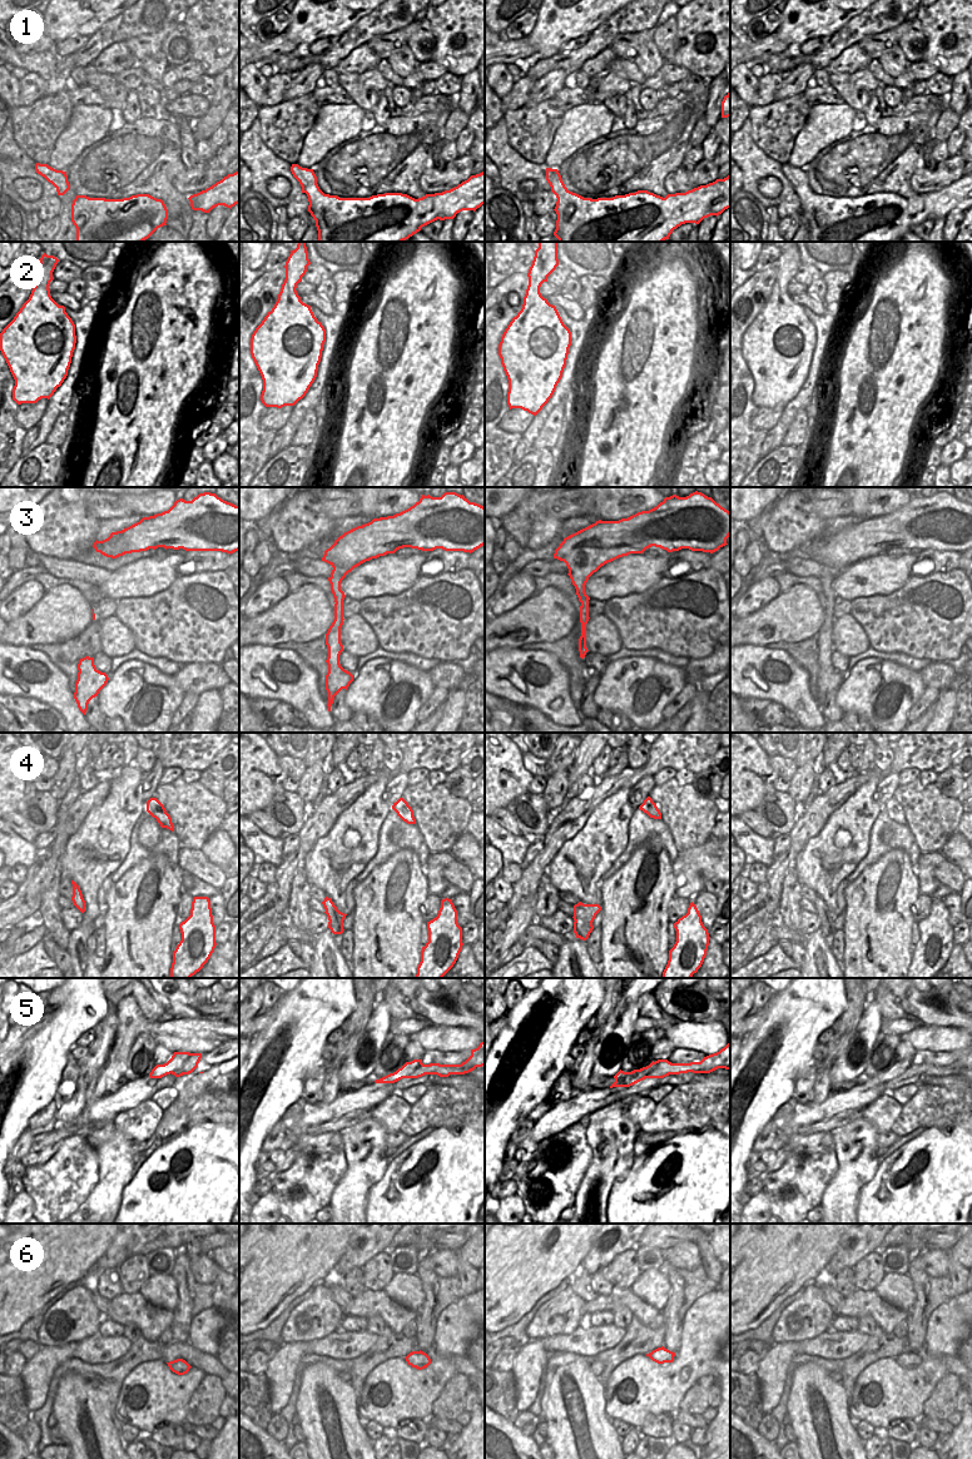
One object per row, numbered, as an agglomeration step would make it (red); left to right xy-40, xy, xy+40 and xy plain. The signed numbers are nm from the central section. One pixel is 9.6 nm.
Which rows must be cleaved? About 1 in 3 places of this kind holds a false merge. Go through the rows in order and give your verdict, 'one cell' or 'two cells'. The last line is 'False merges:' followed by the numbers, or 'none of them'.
1: one cell
2: one cell
3: one cell
4: two cells
5: two cells
6: one cell
False merges: 4, 5

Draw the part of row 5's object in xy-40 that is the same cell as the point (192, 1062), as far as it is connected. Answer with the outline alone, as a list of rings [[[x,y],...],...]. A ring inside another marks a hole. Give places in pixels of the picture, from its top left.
[[[192,1053],[184,1066],[180,1070],[173,1072],[172,1075],[174,1075],[175,1077],[180,1077],[183,1075],[192,1073],[198,1067],[200,1058],[202,1053]]]

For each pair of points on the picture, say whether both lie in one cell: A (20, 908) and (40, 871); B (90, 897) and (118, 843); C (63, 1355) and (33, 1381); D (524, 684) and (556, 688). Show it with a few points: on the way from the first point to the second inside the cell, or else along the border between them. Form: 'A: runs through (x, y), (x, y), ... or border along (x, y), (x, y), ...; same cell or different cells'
A: runs through (28, 899), (35, 881); same cell
B: runs through (89, 874), (78, 848), (82, 844), (95, 844); same cell
C: runs through (55, 1359), (40, 1374); same cell
D: runs through (531, 685), (535, 688), (549, 688); same cell

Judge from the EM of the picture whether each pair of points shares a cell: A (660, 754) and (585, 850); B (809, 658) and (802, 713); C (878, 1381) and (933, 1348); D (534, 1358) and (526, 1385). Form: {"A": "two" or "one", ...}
{"A": "two", "B": "two", "C": "one", "D": "one"}

